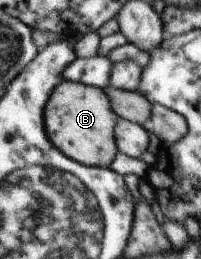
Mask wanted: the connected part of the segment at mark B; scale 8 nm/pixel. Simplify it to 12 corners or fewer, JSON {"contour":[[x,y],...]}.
{"contour":[[63,80],[43,114],[50,143],[111,166],[120,118],[103,89]]}

